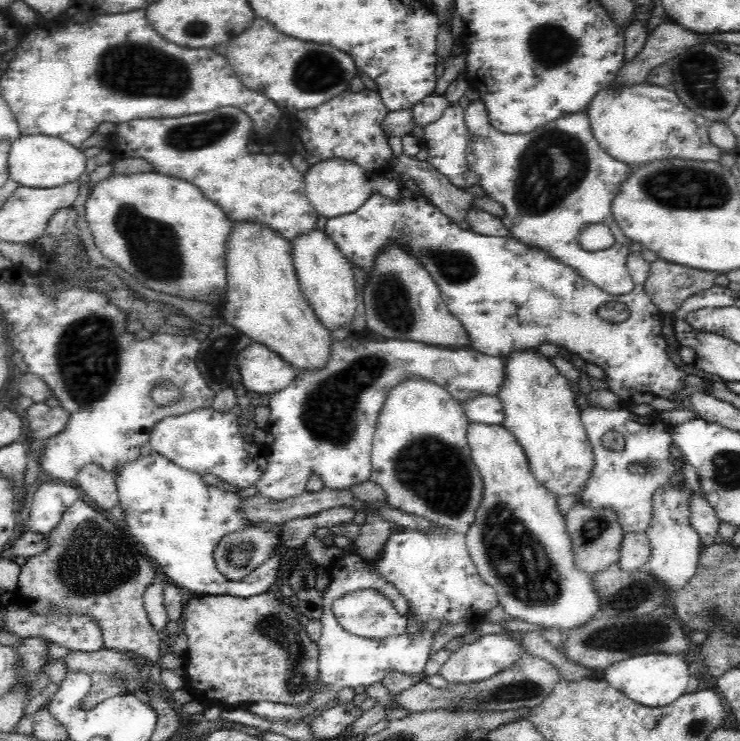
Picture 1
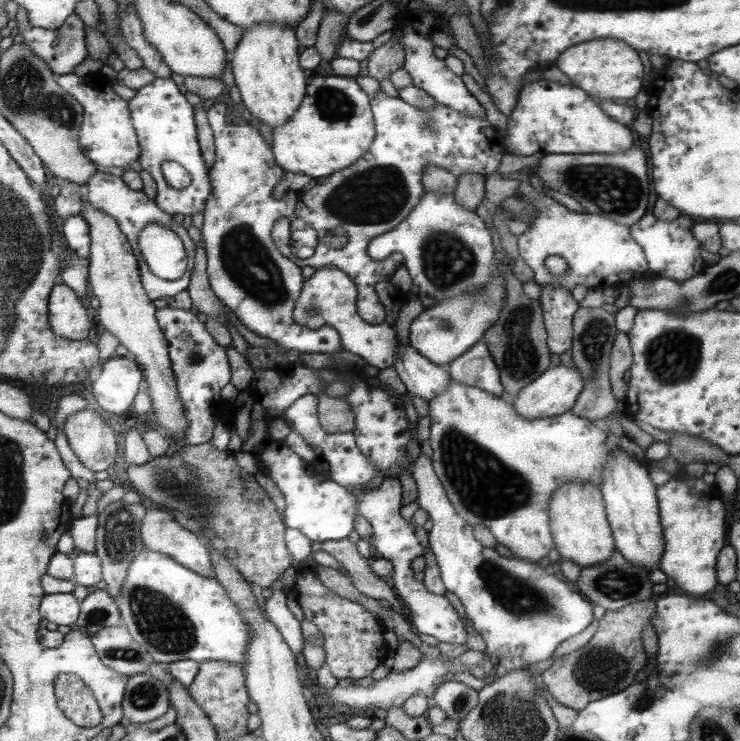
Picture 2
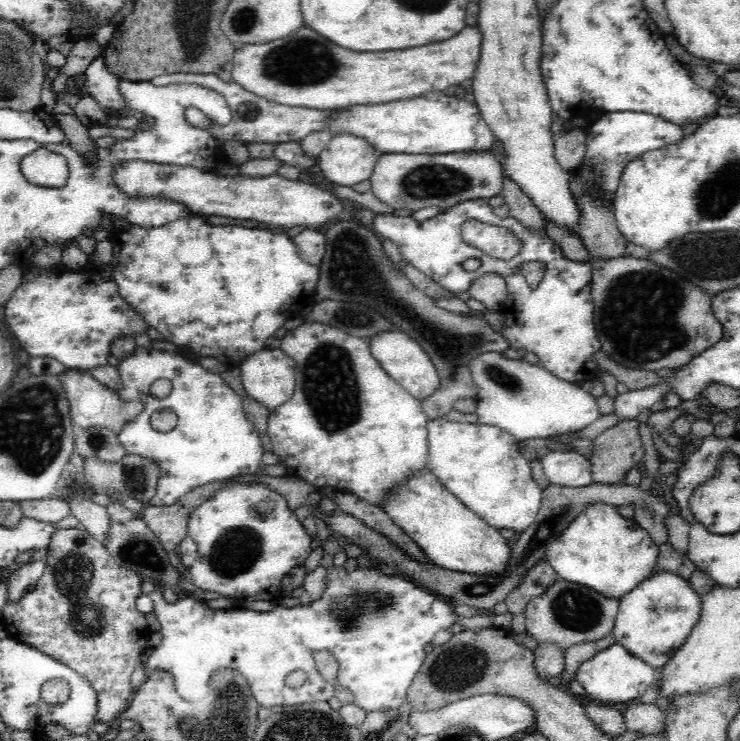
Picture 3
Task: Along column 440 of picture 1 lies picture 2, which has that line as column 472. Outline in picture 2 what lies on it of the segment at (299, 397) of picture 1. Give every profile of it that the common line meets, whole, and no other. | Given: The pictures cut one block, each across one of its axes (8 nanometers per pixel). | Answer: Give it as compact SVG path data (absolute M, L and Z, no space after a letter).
M481 340L473 348L469 348L469 352L453 360L447 372L451 374L451 380L467 386L477 386L497 398L503 398L505 394L497 364L491 360L491 354Z

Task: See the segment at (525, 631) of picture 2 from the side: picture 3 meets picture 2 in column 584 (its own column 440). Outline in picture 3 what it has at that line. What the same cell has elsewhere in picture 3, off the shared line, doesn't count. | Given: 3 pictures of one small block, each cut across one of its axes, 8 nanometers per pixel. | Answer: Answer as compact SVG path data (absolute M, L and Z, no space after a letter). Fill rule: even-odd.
M332 566L326 574L326 590L322 598L312 600L308 606L274 608L270 612L252 612L248 608L212 610L204 600L198 600L196 608L194 598L182 598L174 604L168 604L158 590L150 592L148 596L154 602L154 614L162 634L162 642L154 648L154 654L148 660L148 672L166 670L172 674L176 680L178 696L190 704L200 702L202 696L210 696L210 674L216 670L234 670L250 682L254 700L260 708L290 708L306 702L330 702L334 698L336 686L342 686L352 692L354 704L368 714L400 710L400 706L408 702L408 690L424 664L424 644L432 642L436 632L450 630L450 626L458 624L460 620L446 600L416 588L406 578L384 576L376 568L358 568L346 574L344 568ZM318 650L330 650L340 664L336 684L324 682L316 670L314 652ZM298 670L306 672L306 682L296 690L288 688L286 678Z

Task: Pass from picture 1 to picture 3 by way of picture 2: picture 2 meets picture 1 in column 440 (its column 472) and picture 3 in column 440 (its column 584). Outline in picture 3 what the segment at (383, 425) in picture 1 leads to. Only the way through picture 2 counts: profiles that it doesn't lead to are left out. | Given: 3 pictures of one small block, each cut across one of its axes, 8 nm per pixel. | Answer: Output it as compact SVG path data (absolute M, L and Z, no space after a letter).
M444 418L430 420L426 424L428 428L428 468L438 476L438 480L454 492L454 496L470 508L478 518L482 518L488 526L500 530L500 528L512 528L516 534L522 534L530 524L536 520L542 504L542 490L538 488L530 462L518 452L518 440L496 426L490 424L458 424L448 422Z

